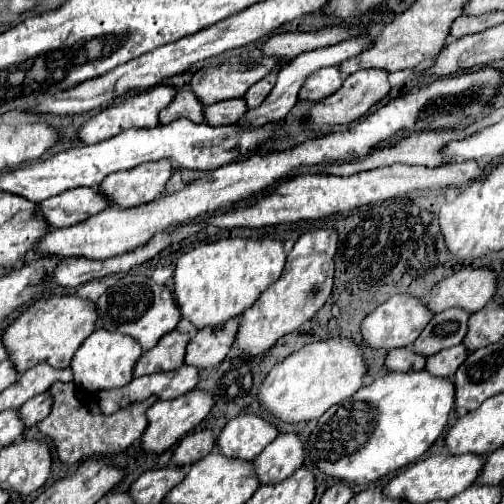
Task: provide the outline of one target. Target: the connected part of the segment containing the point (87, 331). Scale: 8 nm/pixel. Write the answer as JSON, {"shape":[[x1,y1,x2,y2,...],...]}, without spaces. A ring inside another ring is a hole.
{"shape":[[51,295,27,307,3,333,3,341,19,373,25,373,41,361,55,369,63,369,69,367,75,351,95,331,97,319,95,301,81,299,77,295]]}

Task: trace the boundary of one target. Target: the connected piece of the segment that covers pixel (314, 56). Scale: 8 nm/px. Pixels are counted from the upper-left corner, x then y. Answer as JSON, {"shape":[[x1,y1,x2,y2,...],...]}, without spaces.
{"shape":[[359,37,359,39,349,39,349,41,341,41,337,45,331,45,331,47,323,47,323,49,313,49,313,51,307,51,307,53,301,53,299,57,295,57,289,65,283,65,277,73,277,83,273,87,273,93,269,93,265,97,265,101,255,107,255,109,249,109,239,121,237,125,241,127,249,127,249,129,255,129,255,127,261,127,261,125,267,125,269,121,275,123,275,121,281,121,285,119,285,115,293,109,293,105,297,103,297,91,299,91,299,85,303,85,305,77,321,67,329,67,329,65,341,65,343,61,347,61,349,57,355,57,357,53,361,53,363,49,367,49,367,45,371,45,371,37]]}

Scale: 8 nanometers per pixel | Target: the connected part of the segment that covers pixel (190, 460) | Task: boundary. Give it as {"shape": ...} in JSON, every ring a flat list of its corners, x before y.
{"shape":[[201,429,195,433,189,433,181,439,173,453,173,463,175,465,193,465,201,457,209,455,215,447,215,433,211,429]]}

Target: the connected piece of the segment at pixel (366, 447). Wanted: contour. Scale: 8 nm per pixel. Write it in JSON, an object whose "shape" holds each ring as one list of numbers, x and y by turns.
{"shape":[[429,371,385,373,371,385,361,387,351,399,333,405,307,439,307,455,315,467,329,477,339,477,351,485,375,483,381,477,415,463,443,433,449,413,455,407,455,383,449,377,435,377]]}

